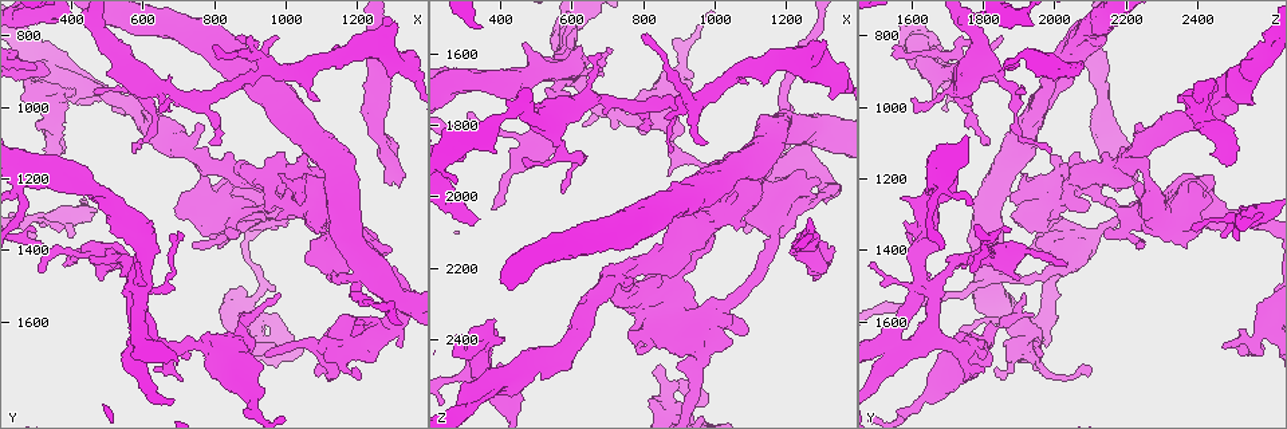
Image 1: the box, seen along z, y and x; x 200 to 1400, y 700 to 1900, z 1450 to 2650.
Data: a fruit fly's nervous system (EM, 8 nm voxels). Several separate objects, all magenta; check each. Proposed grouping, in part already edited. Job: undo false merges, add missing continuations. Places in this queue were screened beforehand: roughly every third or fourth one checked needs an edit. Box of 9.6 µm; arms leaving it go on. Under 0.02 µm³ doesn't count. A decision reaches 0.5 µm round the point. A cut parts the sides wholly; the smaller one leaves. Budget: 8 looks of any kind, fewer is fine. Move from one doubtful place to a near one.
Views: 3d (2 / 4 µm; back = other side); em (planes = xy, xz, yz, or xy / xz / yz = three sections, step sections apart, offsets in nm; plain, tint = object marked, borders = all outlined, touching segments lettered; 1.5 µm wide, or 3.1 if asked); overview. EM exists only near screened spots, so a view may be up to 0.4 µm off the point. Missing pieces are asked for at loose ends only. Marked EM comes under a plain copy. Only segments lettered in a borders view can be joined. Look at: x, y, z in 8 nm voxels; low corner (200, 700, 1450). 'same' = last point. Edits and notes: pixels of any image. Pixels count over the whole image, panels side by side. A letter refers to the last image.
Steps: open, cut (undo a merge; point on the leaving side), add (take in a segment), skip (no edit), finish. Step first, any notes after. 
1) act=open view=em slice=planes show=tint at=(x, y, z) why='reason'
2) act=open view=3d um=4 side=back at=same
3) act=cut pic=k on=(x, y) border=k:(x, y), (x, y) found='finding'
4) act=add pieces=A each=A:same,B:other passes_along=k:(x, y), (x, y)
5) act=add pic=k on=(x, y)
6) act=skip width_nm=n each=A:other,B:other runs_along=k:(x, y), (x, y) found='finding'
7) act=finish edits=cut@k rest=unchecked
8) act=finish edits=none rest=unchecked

act=open view=3d um=4 at=(400, 940, 2400) why='branch stops here'

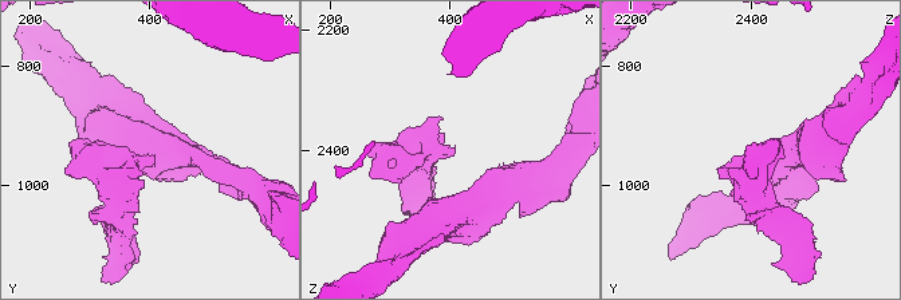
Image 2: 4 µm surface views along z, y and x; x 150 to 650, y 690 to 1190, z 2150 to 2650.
act=open view=em slice=planes show=borders at=(405, 950, 2390) why='now the EM'

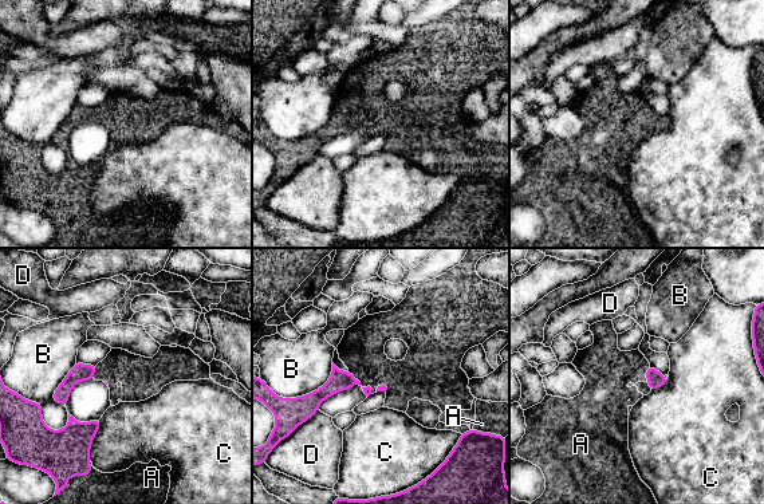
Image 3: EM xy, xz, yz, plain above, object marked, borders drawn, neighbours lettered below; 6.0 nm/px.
act=add pic=3 on=(362, 347) each=A:same,B:other,C:other,D:other found='the cell continues'

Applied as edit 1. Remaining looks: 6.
act=open view=overview why='redraw'

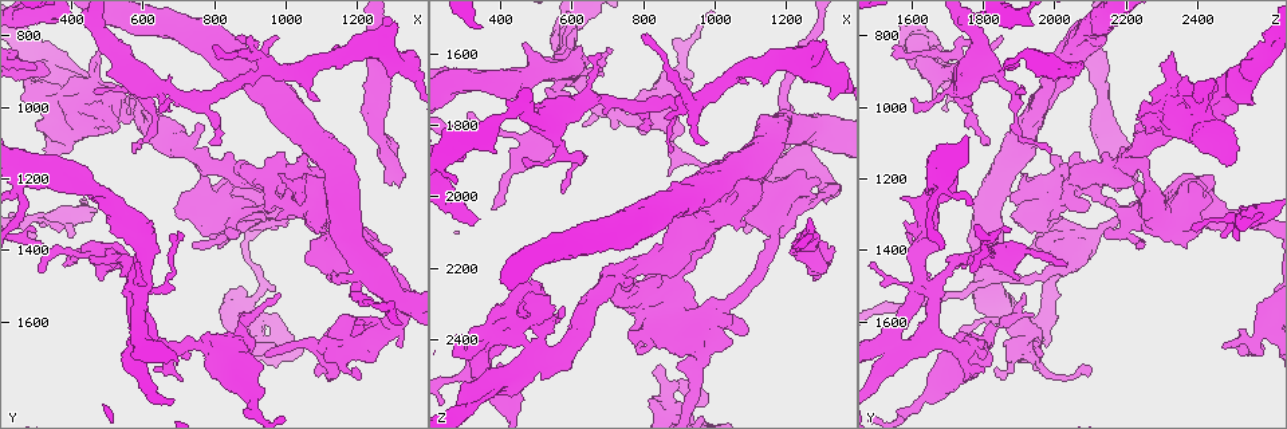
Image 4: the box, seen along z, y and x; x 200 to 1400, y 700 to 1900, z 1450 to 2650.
act=open view=3d um=2 at=(330, 910, 2070) why='an open end'

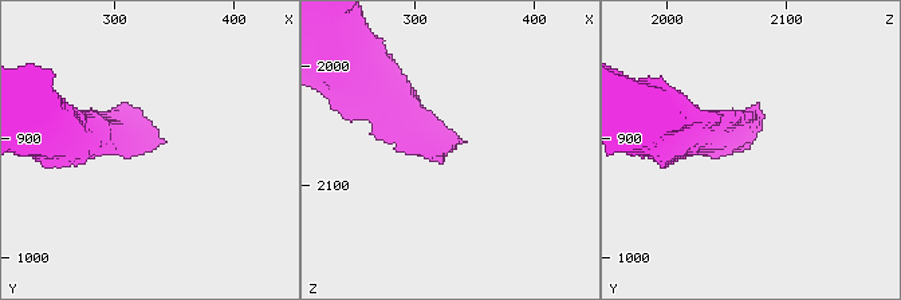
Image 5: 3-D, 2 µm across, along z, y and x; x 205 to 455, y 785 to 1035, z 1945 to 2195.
act=open view=em slice=yz step=4 show=borders at=(334, 908, 2064) why='need the tissue'

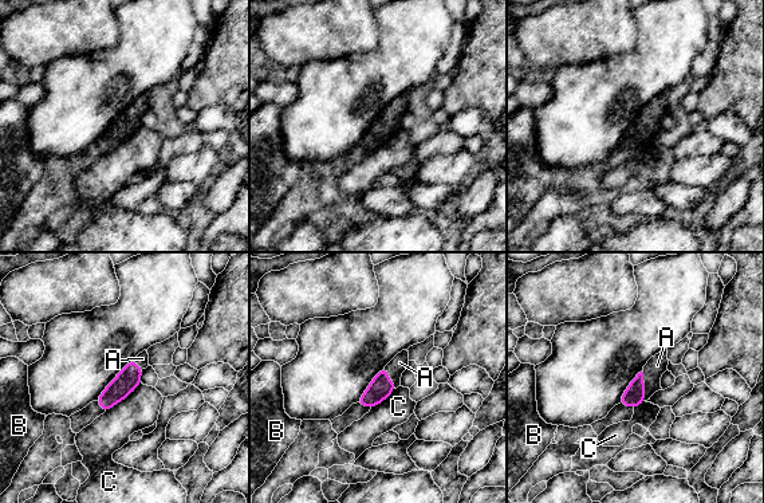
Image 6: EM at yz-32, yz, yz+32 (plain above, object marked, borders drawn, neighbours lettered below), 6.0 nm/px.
act=open view=em slice=xy step=4 show=borders at=same

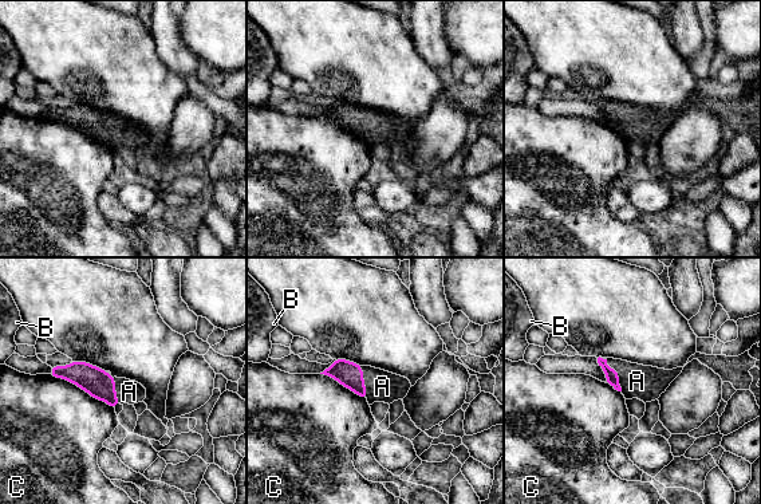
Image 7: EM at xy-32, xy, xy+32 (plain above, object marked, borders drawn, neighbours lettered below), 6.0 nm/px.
act=add pic=7 on=(637, 381) longest_contact=C:460nm each=A:same,B:other,C:other found='the cell continues'

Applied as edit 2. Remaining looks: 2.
act=open view=em slice=xy step=8 show=tint at=(1140, 840, 1680) why='thick end'

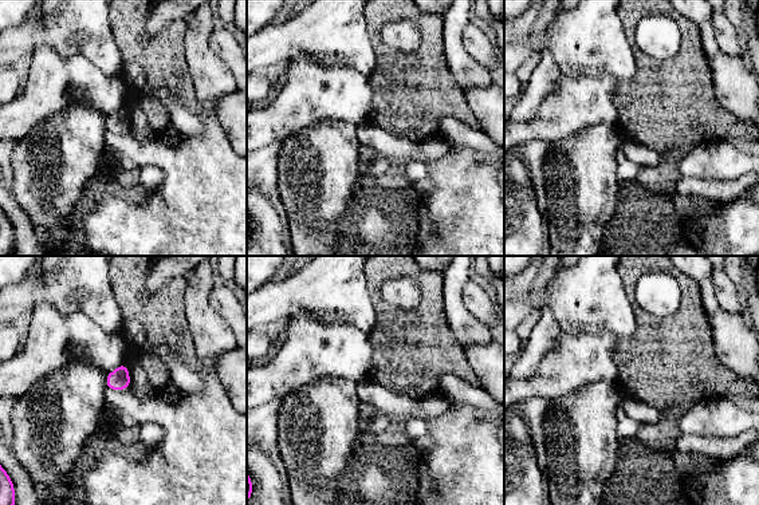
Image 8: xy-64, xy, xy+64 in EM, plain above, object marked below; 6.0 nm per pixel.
act=open view=em slice=planes show=borders at=same

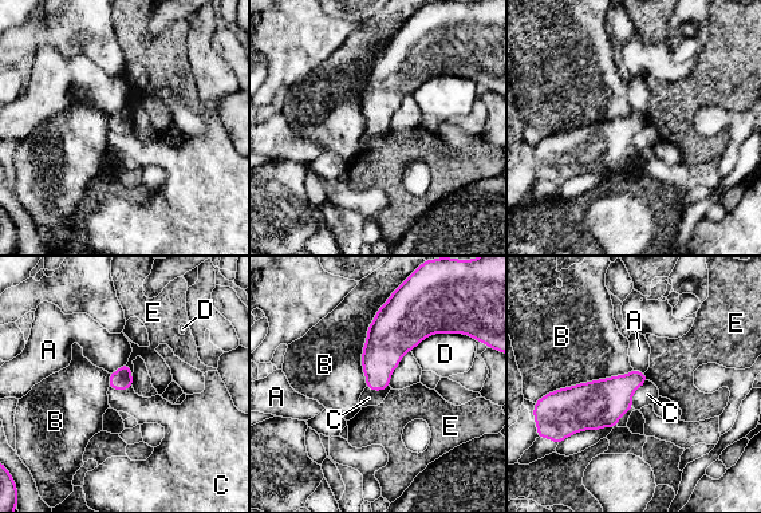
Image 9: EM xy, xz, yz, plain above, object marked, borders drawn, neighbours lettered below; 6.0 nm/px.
act=skip each=A:other,B:other,C:other,D:other,E:other border=9:(647, 381), (634, 393), (631, 406) found='none of them fits'

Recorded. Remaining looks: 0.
act=finish edits=add@3,add@7 rest=unchecked

